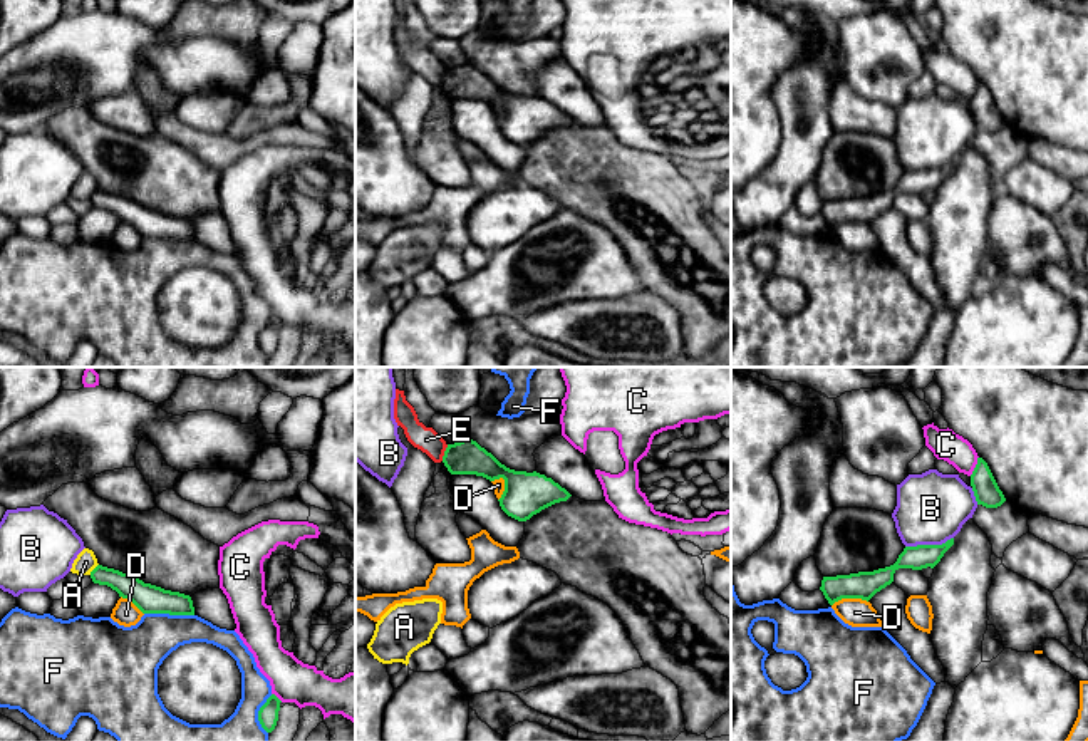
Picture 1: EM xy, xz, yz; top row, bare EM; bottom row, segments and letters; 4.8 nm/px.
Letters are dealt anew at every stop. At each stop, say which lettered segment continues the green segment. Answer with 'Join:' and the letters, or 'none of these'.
Join: none of these

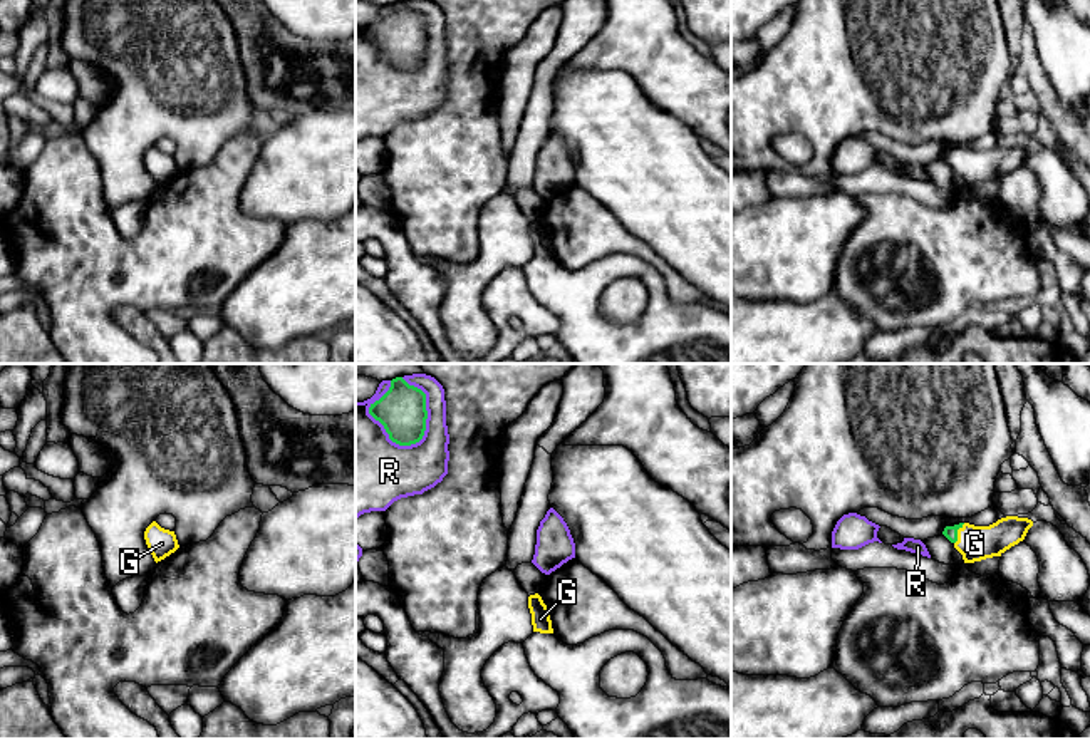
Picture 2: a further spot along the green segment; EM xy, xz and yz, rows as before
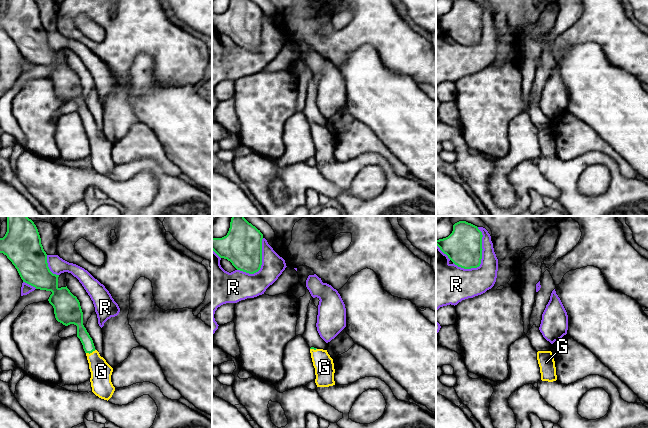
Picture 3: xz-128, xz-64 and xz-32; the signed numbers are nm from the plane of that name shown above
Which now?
Join: G

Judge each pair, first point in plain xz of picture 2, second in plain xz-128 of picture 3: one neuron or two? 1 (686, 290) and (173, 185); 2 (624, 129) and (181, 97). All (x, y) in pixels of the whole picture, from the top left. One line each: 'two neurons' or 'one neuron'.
1: two neurons
2: one neuron

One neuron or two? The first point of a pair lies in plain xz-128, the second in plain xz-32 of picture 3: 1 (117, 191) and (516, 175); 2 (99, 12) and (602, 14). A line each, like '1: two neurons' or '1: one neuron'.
1: one neuron
2: one neuron

